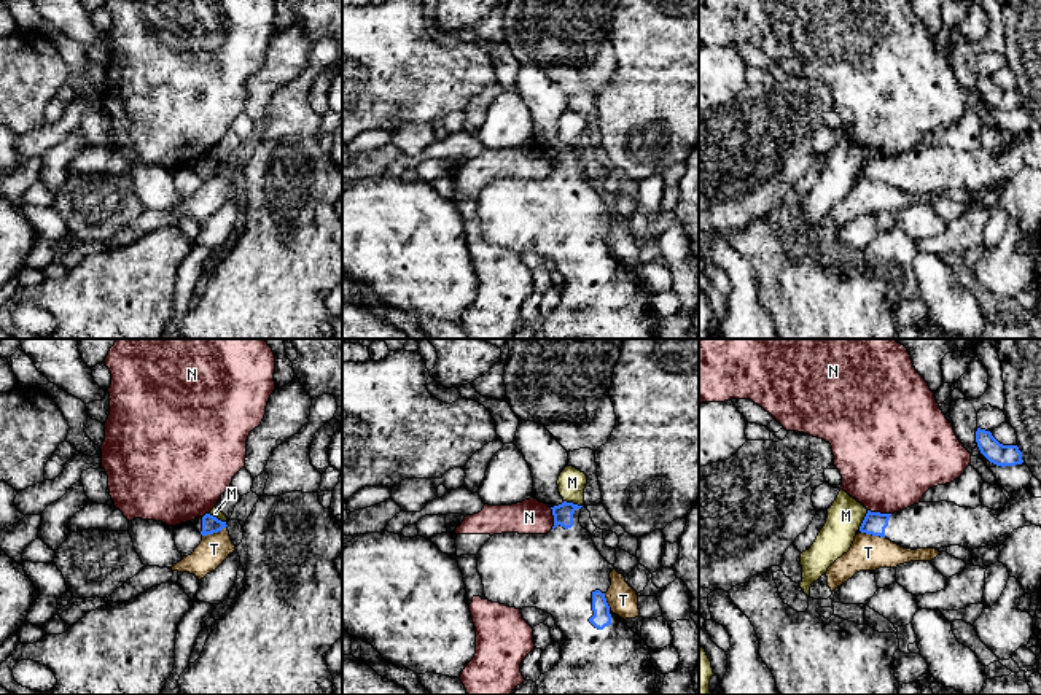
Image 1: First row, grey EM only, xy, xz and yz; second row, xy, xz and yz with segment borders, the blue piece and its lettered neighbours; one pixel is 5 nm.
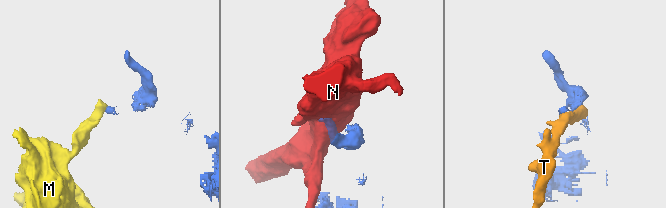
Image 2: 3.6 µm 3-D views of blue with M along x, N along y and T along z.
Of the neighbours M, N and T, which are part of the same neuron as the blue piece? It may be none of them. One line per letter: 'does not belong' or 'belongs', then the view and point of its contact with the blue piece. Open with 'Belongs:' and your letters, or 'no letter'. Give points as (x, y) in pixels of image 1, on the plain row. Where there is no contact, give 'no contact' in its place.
Belongs: no letter
M: does not belong; contact xz (573, 148)
N: does not belong; contact yz (879, 156)
T: does not belong; contact yz (873, 178)

